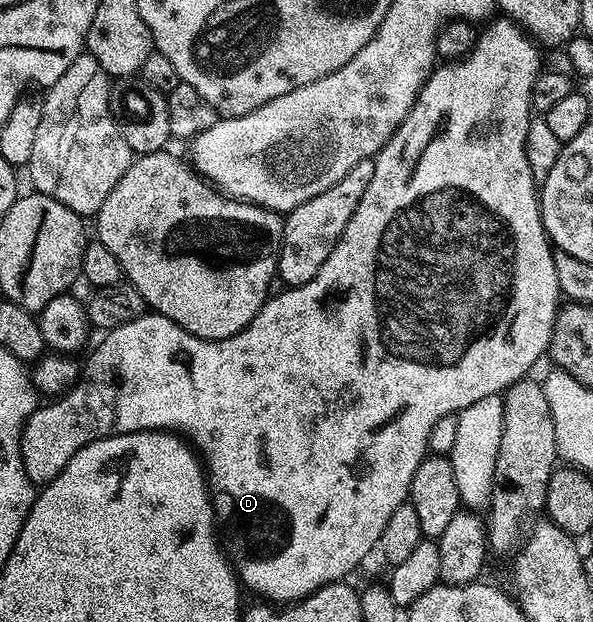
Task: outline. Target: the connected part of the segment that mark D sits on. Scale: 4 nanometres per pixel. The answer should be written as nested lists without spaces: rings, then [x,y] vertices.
[[[506,17],[498,18],[492,18],[486,24],[488,27],[484,31],[480,30],[478,32],[474,47],[466,55],[462,58],[440,62],[432,70],[431,74],[428,75],[427,80],[423,83],[423,87],[419,90],[419,96],[413,105],[413,109],[409,109],[409,113],[405,117],[403,124],[395,130],[394,135],[384,145],[382,151],[374,156],[375,168],[373,169],[373,181],[369,181],[369,189],[365,189],[365,197],[361,197],[357,209],[353,209],[353,217],[349,221],[349,225],[345,225],[345,233],[341,233],[337,245],[333,245],[333,253],[329,253],[328,259],[325,260],[325,265],[321,265],[321,269],[317,269],[317,277],[313,277],[313,281],[305,281],[305,285],[301,285],[300,287],[287,287],[283,289],[280,295],[272,294],[267,302],[263,304],[262,309],[253,317],[253,321],[249,321],[249,325],[245,325],[245,329],[241,329],[237,334],[228,339],[202,339],[201,337],[193,337],[193,333],[181,329],[181,325],[169,321],[169,317],[154,313],[144,313],[137,316],[133,321],[129,321],[125,325],[115,327],[112,331],[106,332],[102,336],[103,340],[96,345],[95,352],[88,357],[87,363],[85,359],[85,362],[82,364],[79,382],[70,391],[58,396],[54,401],[44,402],[47,403],[44,407],[43,404],[36,406],[35,411],[27,418],[27,423],[23,426],[21,441],[19,442],[24,464],[56,463],[56,465],[62,465],[68,463],[85,445],[89,445],[94,439],[105,439],[108,435],[128,435],[134,431],[170,431],[172,433],[182,433],[201,452],[201,459],[205,464],[205,471],[209,476],[210,486],[213,488],[213,506],[218,522],[221,524],[221,535],[225,540],[225,550],[241,580],[242,586],[246,590],[248,587],[249,590],[256,591],[259,597],[262,597],[264,600],[274,601],[279,605],[286,605],[295,602],[297,599],[303,599],[307,595],[312,595],[314,591],[321,589],[325,585],[346,580],[348,578],[347,574],[354,567],[361,566],[363,558],[371,550],[374,552],[378,548],[379,538],[381,537],[381,533],[385,533],[385,525],[388,523],[389,517],[393,517],[393,513],[400,505],[408,502],[413,473],[417,473],[417,465],[421,465],[421,461],[429,451],[427,442],[429,441],[429,433],[433,429],[433,425],[437,421],[441,421],[441,417],[458,415],[466,407],[473,405],[473,401],[481,401],[481,397],[489,397],[490,395],[506,392],[508,387],[514,385],[516,381],[524,378],[530,372],[527,370],[542,355],[544,358],[548,354],[551,346],[551,334],[553,333],[555,316],[559,314],[561,306],[561,292],[557,285],[555,251],[553,250],[551,240],[547,237],[547,230],[543,227],[543,218],[539,212],[537,181],[533,177],[531,166],[529,165],[529,157],[527,156],[527,134],[531,128],[533,118],[531,94],[533,93],[533,85],[537,81],[544,63],[542,57],[539,56],[539,50],[541,50],[540,44],[532,36],[528,35],[518,23]]]

